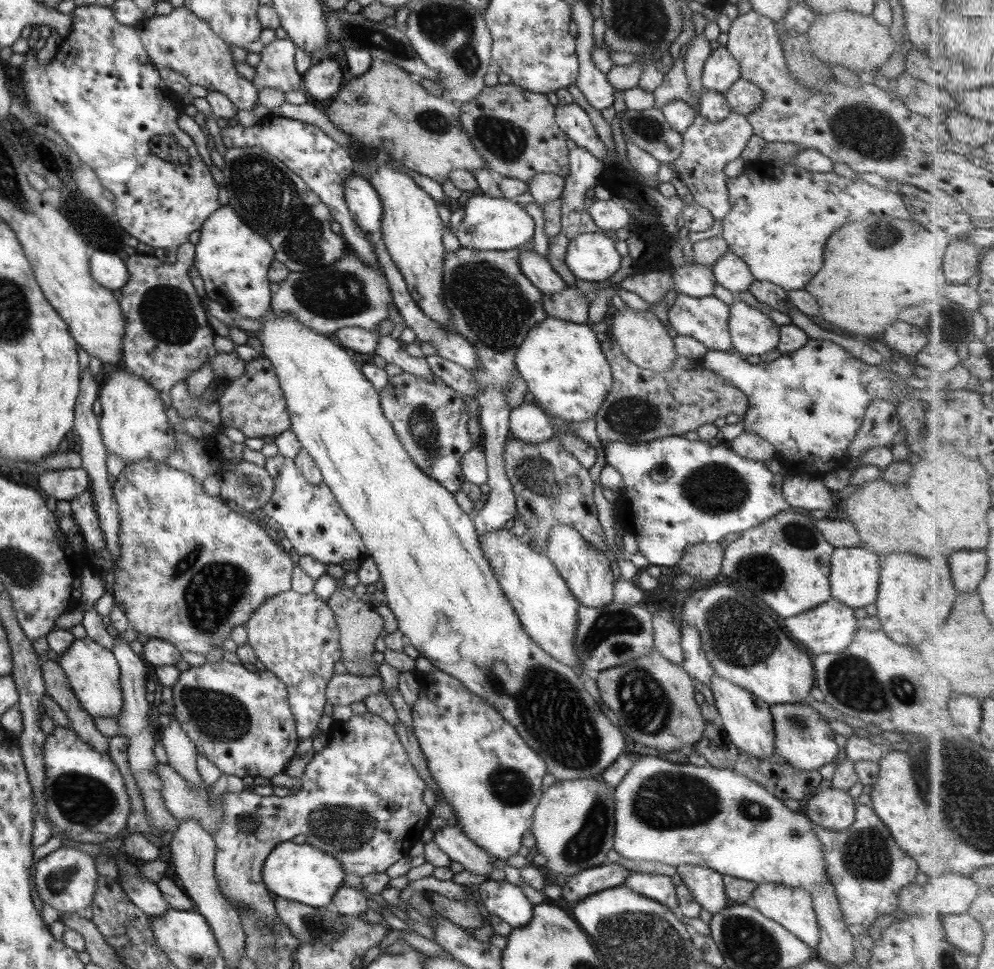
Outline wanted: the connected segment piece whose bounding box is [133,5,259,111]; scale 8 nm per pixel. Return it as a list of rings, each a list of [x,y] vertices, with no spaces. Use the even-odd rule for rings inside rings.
[[[184,5],[173,7],[172,12],[166,16],[155,15],[142,19],[133,27],[139,33],[147,56],[156,67],[170,68],[174,72],[180,72],[190,84],[224,94],[238,108],[238,111],[254,110],[259,98],[257,88],[252,81],[249,82],[238,74],[230,48],[224,40],[210,29],[210,25],[205,20],[198,18]]]

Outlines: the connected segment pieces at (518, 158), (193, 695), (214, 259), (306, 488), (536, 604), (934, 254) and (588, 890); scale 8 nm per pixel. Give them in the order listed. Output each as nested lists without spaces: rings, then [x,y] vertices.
[[[511,83],[485,86],[475,100],[460,107],[460,122],[470,137],[474,150],[496,177],[514,178],[527,184],[538,174],[551,173],[565,179],[570,173],[567,134],[556,124],[555,107],[544,94],[529,92]]]
[[[206,662],[200,667],[191,667],[180,673],[178,682],[173,686],[173,714],[181,724],[182,730],[196,745],[196,750],[205,756],[224,774],[234,774],[271,779],[284,772],[288,762],[296,756],[297,737],[296,721],[288,700],[286,685],[270,671],[248,671],[239,663]]]
[[[229,205],[221,206],[207,217],[200,232],[193,265],[204,282],[207,298],[235,315],[262,321],[271,308],[272,283],[268,271],[275,254],[270,243],[254,232]]]
[[[280,454],[268,457],[266,459],[265,469],[274,479],[275,489],[269,502],[266,502],[266,506],[262,509],[262,521],[265,523],[274,522],[278,526],[281,536],[288,538],[292,543],[293,549],[299,555],[310,556],[324,565],[341,565],[345,560],[363,560],[367,558],[366,548],[364,548],[364,542],[362,542],[358,530],[354,528],[352,520],[342,511],[333,492],[326,483],[312,484],[298,470],[293,458],[288,458]]]
[[[508,528],[486,532],[479,538],[479,542],[496,581],[514,607],[528,636],[548,656],[568,665],[579,676],[583,668],[578,657],[574,655],[573,638],[577,625],[577,608],[580,604],[558,573],[556,565],[540,551],[530,547],[525,540],[518,540]]]
[[[868,216],[843,224],[826,242],[822,270],[808,282],[806,290],[818,300],[820,312],[828,322],[848,330],[857,338],[880,335],[888,324],[896,322],[900,310],[947,297],[951,282],[944,274],[944,258],[951,241],[952,236],[947,231],[928,231],[914,219]]]
[[[610,862],[581,870],[574,876],[568,877],[563,887],[562,898],[570,906],[577,905],[591,894],[624,885],[627,876],[630,876],[632,872],[618,863]]]

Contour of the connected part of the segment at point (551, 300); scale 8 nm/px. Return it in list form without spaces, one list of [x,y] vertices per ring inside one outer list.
[[[566,286],[554,294],[544,293],[541,301],[549,317],[584,323],[589,318],[589,300],[579,289]]]

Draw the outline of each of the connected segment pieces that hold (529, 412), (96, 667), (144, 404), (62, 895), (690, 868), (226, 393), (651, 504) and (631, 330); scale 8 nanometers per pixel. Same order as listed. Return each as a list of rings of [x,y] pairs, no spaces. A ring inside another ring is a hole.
[[[522,403],[512,408],[509,425],[511,436],[526,444],[540,444],[555,436],[549,416],[536,404]]]
[[[89,637],[74,639],[57,657],[58,667],[64,671],[81,707],[91,717],[112,717],[118,720],[123,705],[120,686],[120,667],[113,651],[103,649]]]
[[[118,366],[112,371],[99,392],[101,416],[99,427],[103,443],[110,454],[115,454],[126,465],[141,460],[157,460],[164,463],[167,456],[177,448],[177,432],[169,425],[168,416],[159,392],[150,386],[141,376],[134,376],[125,366]]]
[[[62,846],[54,852],[46,854],[35,864],[34,886],[40,900],[58,914],[79,914],[82,915],[85,908],[93,902],[94,890],[98,873],[94,865],[95,859],[88,853],[84,853],[74,847]]]
[[[684,863],[677,867],[677,873],[690,889],[694,900],[712,915],[731,903],[725,893],[723,874],[713,868],[701,864]]]
[[[266,357],[245,361],[244,372],[233,381],[224,382],[223,392],[217,400],[220,407],[221,423],[224,427],[238,428],[245,438],[276,438],[290,429],[291,420],[285,394],[279,383],[273,364]]]
[[[684,435],[665,436],[662,439],[651,440],[647,443],[628,444],[626,441],[610,441],[605,446],[605,460],[607,464],[613,466],[622,475],[623,487],[619,491],[619,498],[616,500],[616,512],[624,533],[633,535],[638,541],[639,552],[648,559],[650,565],[668,566],[677,569],[677,564],[684,554],[684,551],[692,545],[700,543],[721,543],[728,534],[741,534],[750,528],[754,528],[774,517],[778,512],[784,512],[792,507],[784,500],[782,494],[783,477],[771,472],[762,461],[755,461],[738,456],[730,446],[721,443],[711,446],[708,441],[692,441],[686,439]]]
[[[630,308],[622,312],[615,310],[612,317],[609,336],[620,345],[621,352],[632,364],[638,365],[638,368],[650,369],[652,372],[666,372],[673,367],[677,352],[673,341],[674,333],[666,321],[658,319],[650,311],[635,311]]]

